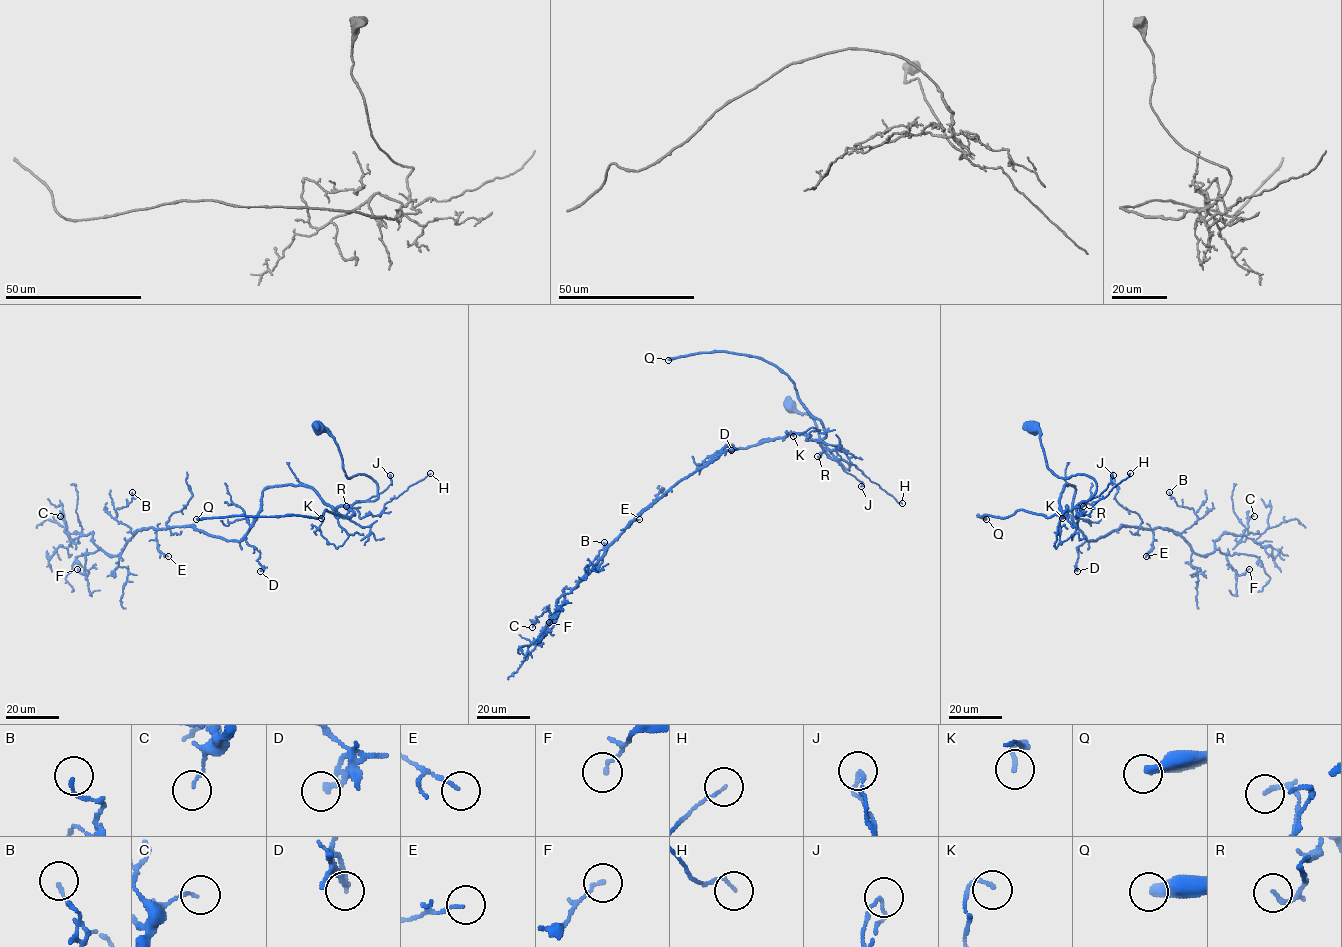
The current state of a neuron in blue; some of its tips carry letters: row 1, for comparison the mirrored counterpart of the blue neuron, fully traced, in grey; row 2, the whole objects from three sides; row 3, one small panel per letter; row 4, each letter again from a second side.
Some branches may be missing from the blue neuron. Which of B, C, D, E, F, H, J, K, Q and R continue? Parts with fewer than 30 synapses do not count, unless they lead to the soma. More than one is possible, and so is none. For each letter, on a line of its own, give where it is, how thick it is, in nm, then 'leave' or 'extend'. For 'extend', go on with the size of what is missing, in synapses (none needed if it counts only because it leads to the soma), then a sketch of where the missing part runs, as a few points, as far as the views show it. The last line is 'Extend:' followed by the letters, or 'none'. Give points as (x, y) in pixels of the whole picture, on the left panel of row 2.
B: (132, 492) | 120 nm | leave
C: (60, 516) | 100 nm | leave
D: (260, 571) | 190 nm | leave
E: (168, 556) | 120 nm | leave
F: (77, 569) | 140 nm | leave
H: (430, 473) | 100 nm | leave
J: (390, 475) | 100 nm | leave
K: (321, 518) | 130 nm | leave
Q: (196, 519) | 420 nm | extend | 40 syn
R: (346, 506) | 160 nm | leave
Extend: Q

